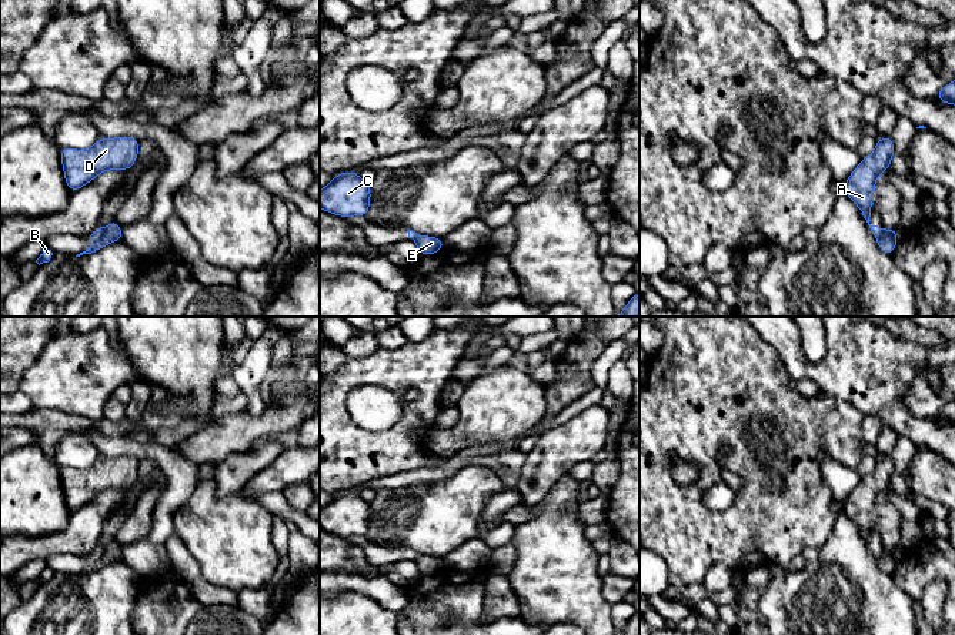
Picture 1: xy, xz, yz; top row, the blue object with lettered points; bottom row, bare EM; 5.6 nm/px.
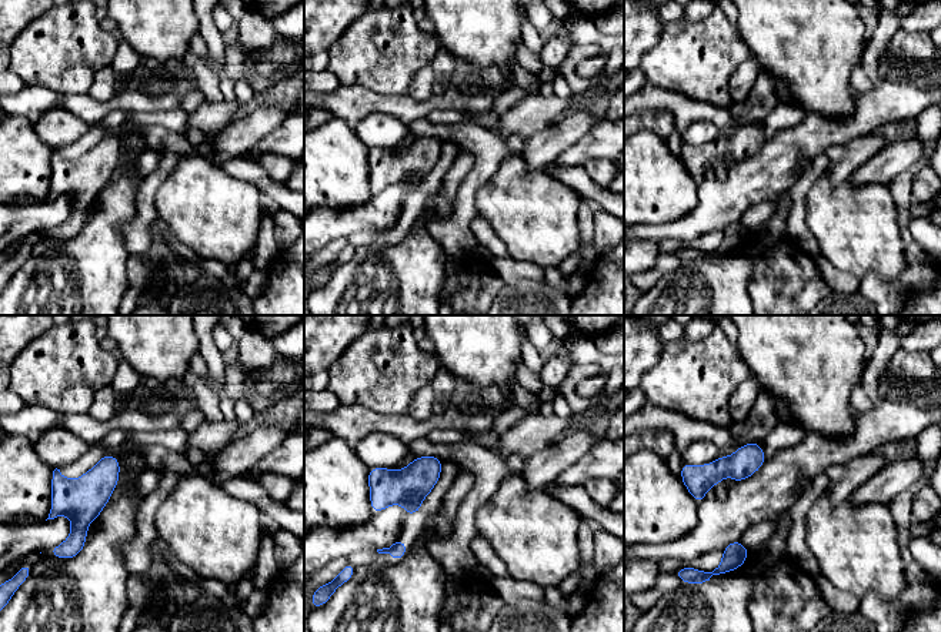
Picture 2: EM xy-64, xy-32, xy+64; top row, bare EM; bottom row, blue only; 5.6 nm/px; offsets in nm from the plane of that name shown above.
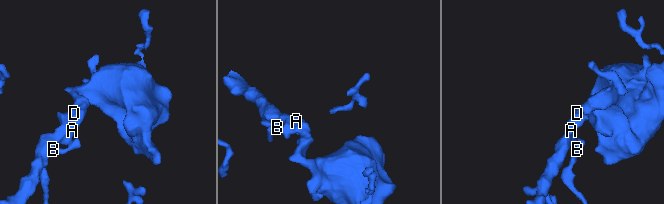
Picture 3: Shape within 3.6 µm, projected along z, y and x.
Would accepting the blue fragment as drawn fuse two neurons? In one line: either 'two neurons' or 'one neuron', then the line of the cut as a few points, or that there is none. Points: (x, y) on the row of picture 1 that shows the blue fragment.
two neurons | xy (103, 231), (90, 247)

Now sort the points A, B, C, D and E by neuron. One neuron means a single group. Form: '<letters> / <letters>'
A C D / B E

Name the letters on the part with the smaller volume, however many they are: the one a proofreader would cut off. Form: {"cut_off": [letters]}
{"cut_off": ["B", "E"]}

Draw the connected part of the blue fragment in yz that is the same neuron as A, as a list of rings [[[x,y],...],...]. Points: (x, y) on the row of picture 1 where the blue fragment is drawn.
[[[881,137],[876,140],[875,150],[871,156],[866,156],[861,160],[858,167],[849,174],[847,183],[844,184],[845,194],[859,207],[864,218],[866,220],[874,237],[881,238],[882,230],[878,225],[869,224],[871,207],[874,203],[874,190],[875,181],[882,171],[886,171],[891,167],[891,158],[895,153],[895,144],[891,137]]]

